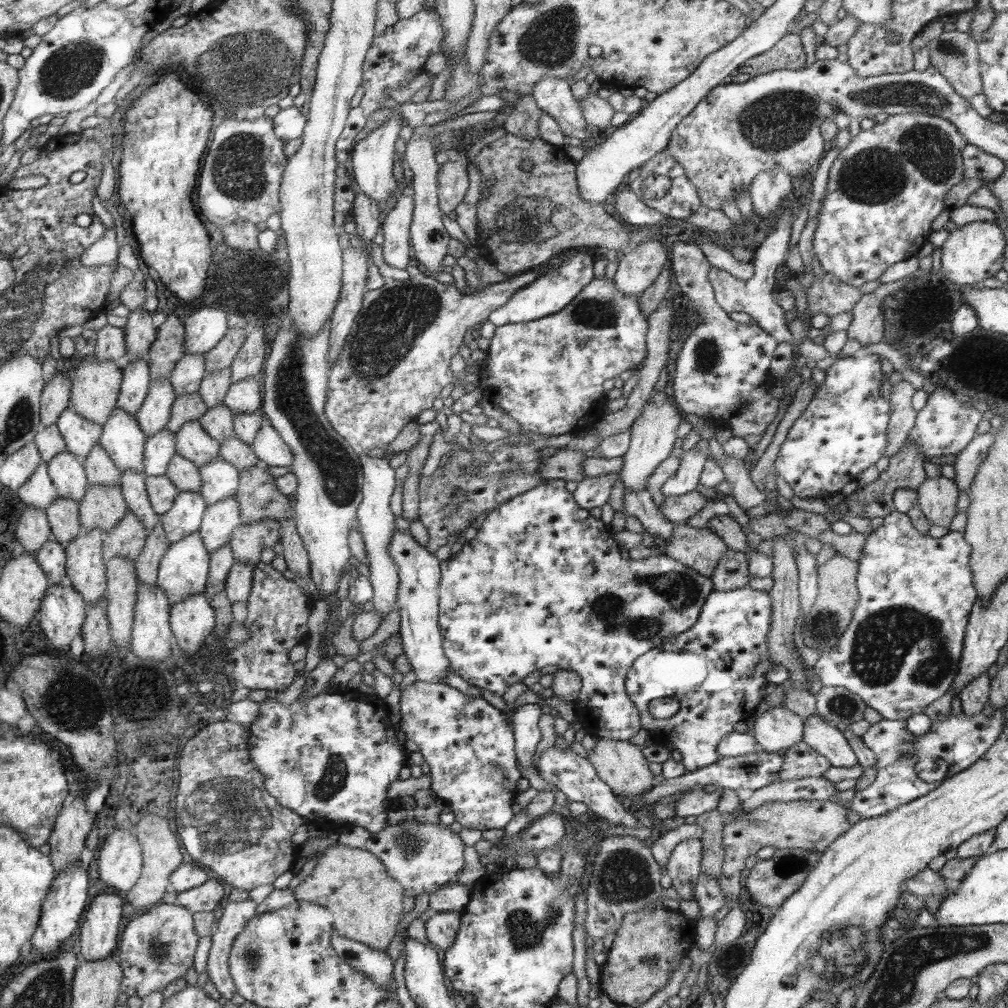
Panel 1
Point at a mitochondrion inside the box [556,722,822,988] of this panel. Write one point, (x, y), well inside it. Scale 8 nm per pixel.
(624, 878)

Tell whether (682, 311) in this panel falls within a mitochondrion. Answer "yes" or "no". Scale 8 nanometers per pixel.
no

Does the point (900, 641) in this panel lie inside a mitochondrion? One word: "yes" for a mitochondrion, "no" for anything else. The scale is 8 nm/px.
yes

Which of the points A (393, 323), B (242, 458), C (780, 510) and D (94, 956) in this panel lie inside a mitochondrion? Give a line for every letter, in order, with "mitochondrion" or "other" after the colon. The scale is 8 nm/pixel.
A: mitochondrion
B: other
C: other
D: other

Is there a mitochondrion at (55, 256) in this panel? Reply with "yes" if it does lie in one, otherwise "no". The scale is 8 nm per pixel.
yes

